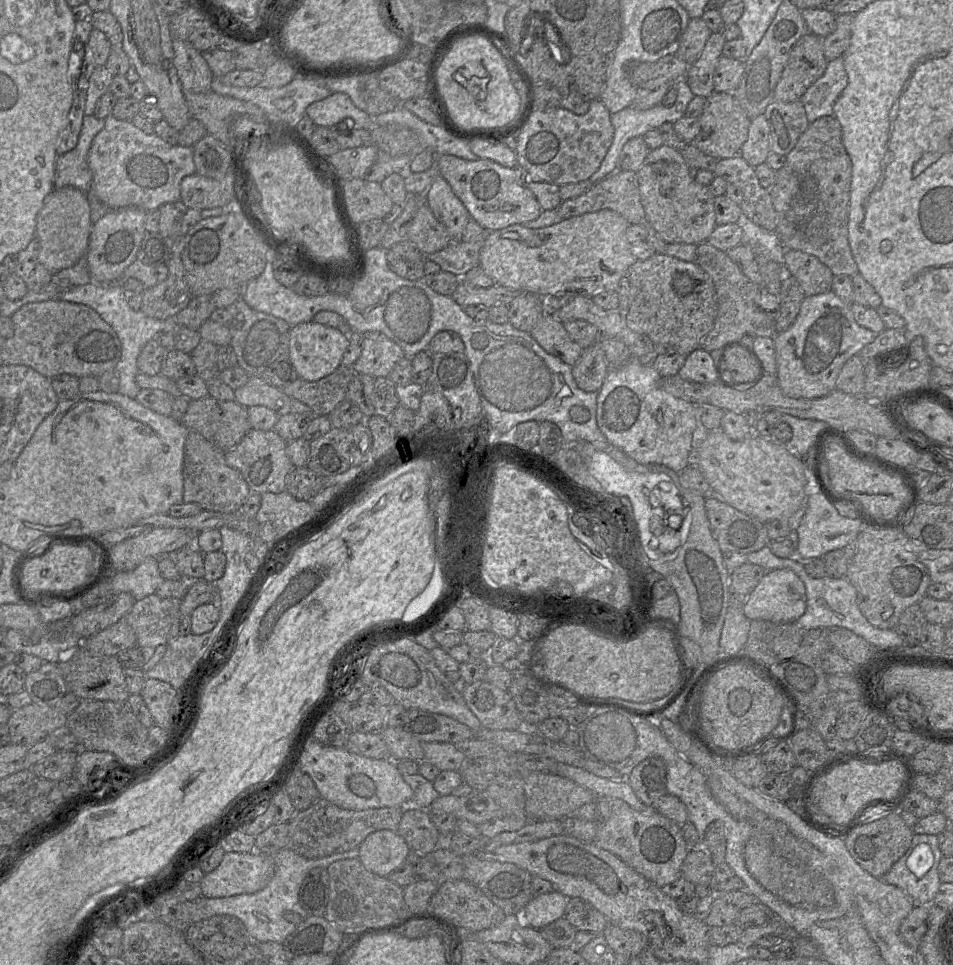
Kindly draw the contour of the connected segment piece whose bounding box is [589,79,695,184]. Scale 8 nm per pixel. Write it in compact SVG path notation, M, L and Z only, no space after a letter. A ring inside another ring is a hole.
M685 79L678 80L673 83L672 86L675 86L677 90L677 99L671 107L665 107L662 104L658 104L650 109L640 110L636 107L630 106L617 113L611 114L611 123L614 128L613 142L599 169L589 178L591 183L596 184L618 170L619 155L623 146L629 140L635 137L641 137L650 130L658 129L664 123L675 123L677 120L685 116L687 106L695 95L692 93Z

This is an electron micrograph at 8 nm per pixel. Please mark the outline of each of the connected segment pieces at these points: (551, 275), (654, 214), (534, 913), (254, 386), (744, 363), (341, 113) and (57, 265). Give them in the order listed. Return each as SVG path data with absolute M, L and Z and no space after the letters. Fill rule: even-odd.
M603 209L563 219L557 224L538 229L514 224L489 232L479 252L479 266L495 285L543 298L555 295L592 297L599 291L617 292L621 277L638 259L631 252L626 231L630 223L612 210Z
M662 145L650 150L636 172L647 221L666 243L700 244L716 228L714 199L708 186L695 182L680 150Z
M557 891L532 897L522 910L522 920L532 928L543 929L564 917L569 899Z
M250 377L241 387L234 390L234 400L244 407L265 406L278 415L288 413L312 413L311 408L299 400L290 397L282 389L267 384L261 377Z
M732 346L725 351L720 369L726 381L745 387L752 385L759 374L754 357L740 346Z
M334 92L327 98L310 104L306 115L316 126L337 128L338 124L346 127L347 123L358 129L372 129L374 118L358 109L345 93Z
M72 186L54 188L45 198L36 217L36 238L40 245L38 262L52 275L72 267L86 255L91 225L86 193Z

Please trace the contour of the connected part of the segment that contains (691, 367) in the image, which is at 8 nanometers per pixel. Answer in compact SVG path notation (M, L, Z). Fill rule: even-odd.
M697 348L692 351L678 372L678 375L686 380L701 384L719 384L716 366L710 352Z

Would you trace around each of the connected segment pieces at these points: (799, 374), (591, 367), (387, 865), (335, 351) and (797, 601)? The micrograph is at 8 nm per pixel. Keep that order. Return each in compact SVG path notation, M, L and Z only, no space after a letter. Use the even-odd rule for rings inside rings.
M831 290L805 296L794 323L776 334L776 376L787 396L814 399L829 394L836 389L836 381L845 362L876 338L875 332L856 322L850 305Z
M598 340L584 349L572 366L572 375L577 386L586 392L599 391L609 372L609 364Z
M387 829L369 834L358 849L358 859L362 865L381 877L387 877L405 863L410 850L398 832Z
M314 321L299 323L290 329L289 357L299 378L306 381L320 380L342 365L342 357L349 345L349 335L337 328Z
M790 569L768 571L751 591L743 604L744 615L751 620L773 623L795 623L806 610L806 588L802 580Z

